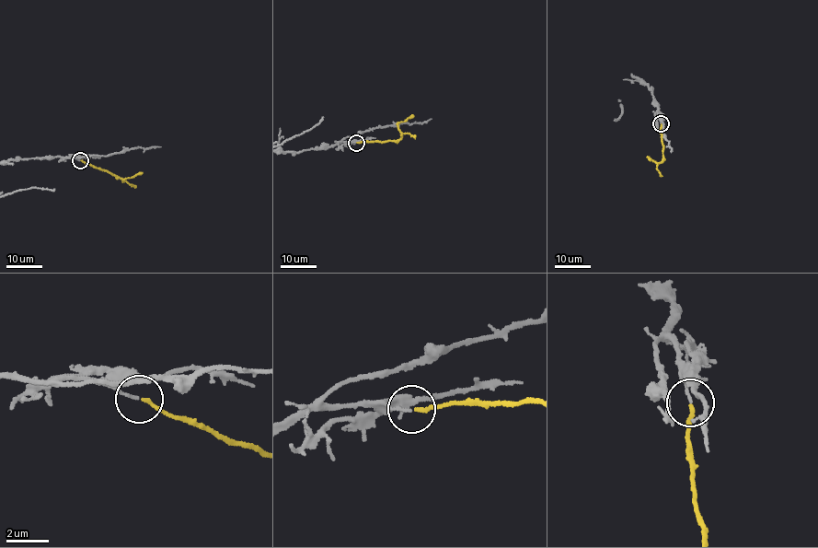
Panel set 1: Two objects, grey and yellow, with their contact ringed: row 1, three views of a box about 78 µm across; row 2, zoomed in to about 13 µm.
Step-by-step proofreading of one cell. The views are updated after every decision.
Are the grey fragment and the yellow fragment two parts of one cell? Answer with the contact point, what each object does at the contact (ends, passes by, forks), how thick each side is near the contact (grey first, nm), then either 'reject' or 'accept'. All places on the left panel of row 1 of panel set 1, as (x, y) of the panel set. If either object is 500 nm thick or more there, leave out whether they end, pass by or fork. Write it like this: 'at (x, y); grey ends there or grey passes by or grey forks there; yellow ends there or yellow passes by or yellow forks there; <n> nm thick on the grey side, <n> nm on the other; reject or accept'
at (80, 160); grey ends there; yellow ends there; 120 nm thick on the grey side, 160 nm on the other; accept

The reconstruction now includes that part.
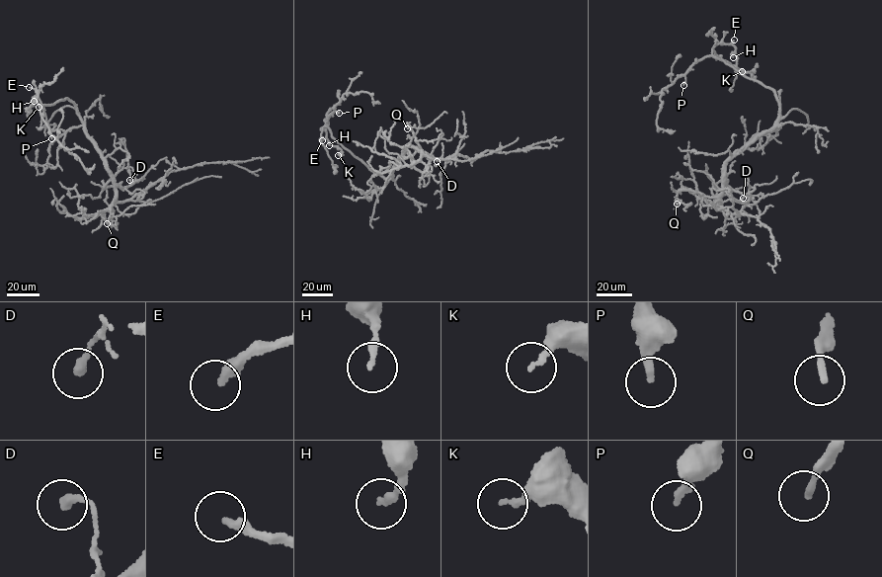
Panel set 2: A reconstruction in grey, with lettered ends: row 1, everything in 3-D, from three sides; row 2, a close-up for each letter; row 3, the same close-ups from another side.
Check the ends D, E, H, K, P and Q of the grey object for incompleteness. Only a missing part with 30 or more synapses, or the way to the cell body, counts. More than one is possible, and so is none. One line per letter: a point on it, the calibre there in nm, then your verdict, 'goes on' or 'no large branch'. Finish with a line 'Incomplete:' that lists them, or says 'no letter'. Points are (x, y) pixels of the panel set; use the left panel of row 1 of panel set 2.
D: at (129, 180); 240 nm thick; no large branch
E: at (29, 87); 300 nm thick; no large branch
H: at (34, 101); 180 nm thick; no large branch
K: at (39, 107); 200 nm thick; no large branch
P: at (51, 138); 240 nm thick; no large branch
Q: at (107, 223); 180 nm thick; no large branch
Incomplete: no letter

